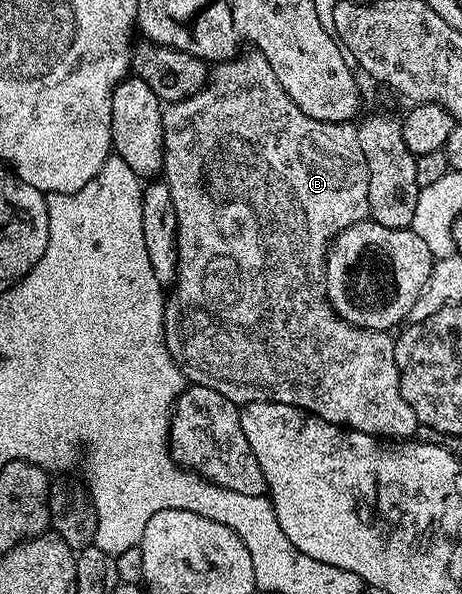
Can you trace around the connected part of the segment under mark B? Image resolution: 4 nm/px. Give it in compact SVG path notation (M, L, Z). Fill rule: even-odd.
M256 50L238 54L231 60L220 61L208 73L208 80L197 93L185 101L165 104L163 108L163 150L165 166L163 183L171 190L171 202L175 202L177 219L177 249L179 266L177 283L165 301L165 341L171 350L171 358L179 366L189 384L207 386L207 390L219 390L223 398L244 406L256 400L274 400L311 412L321 420L350 428L378 438L400 442L412 437L419 425L415 410L403 398L395 366L394 337L389 332L376 332L370 328L357 328L335 314L325 298L325 253L333 239L347 226L355 226L369 216L369 171L359 150L357 129L352 123L332 124L311 118L291 102L287 90L279 86L271 62Z

